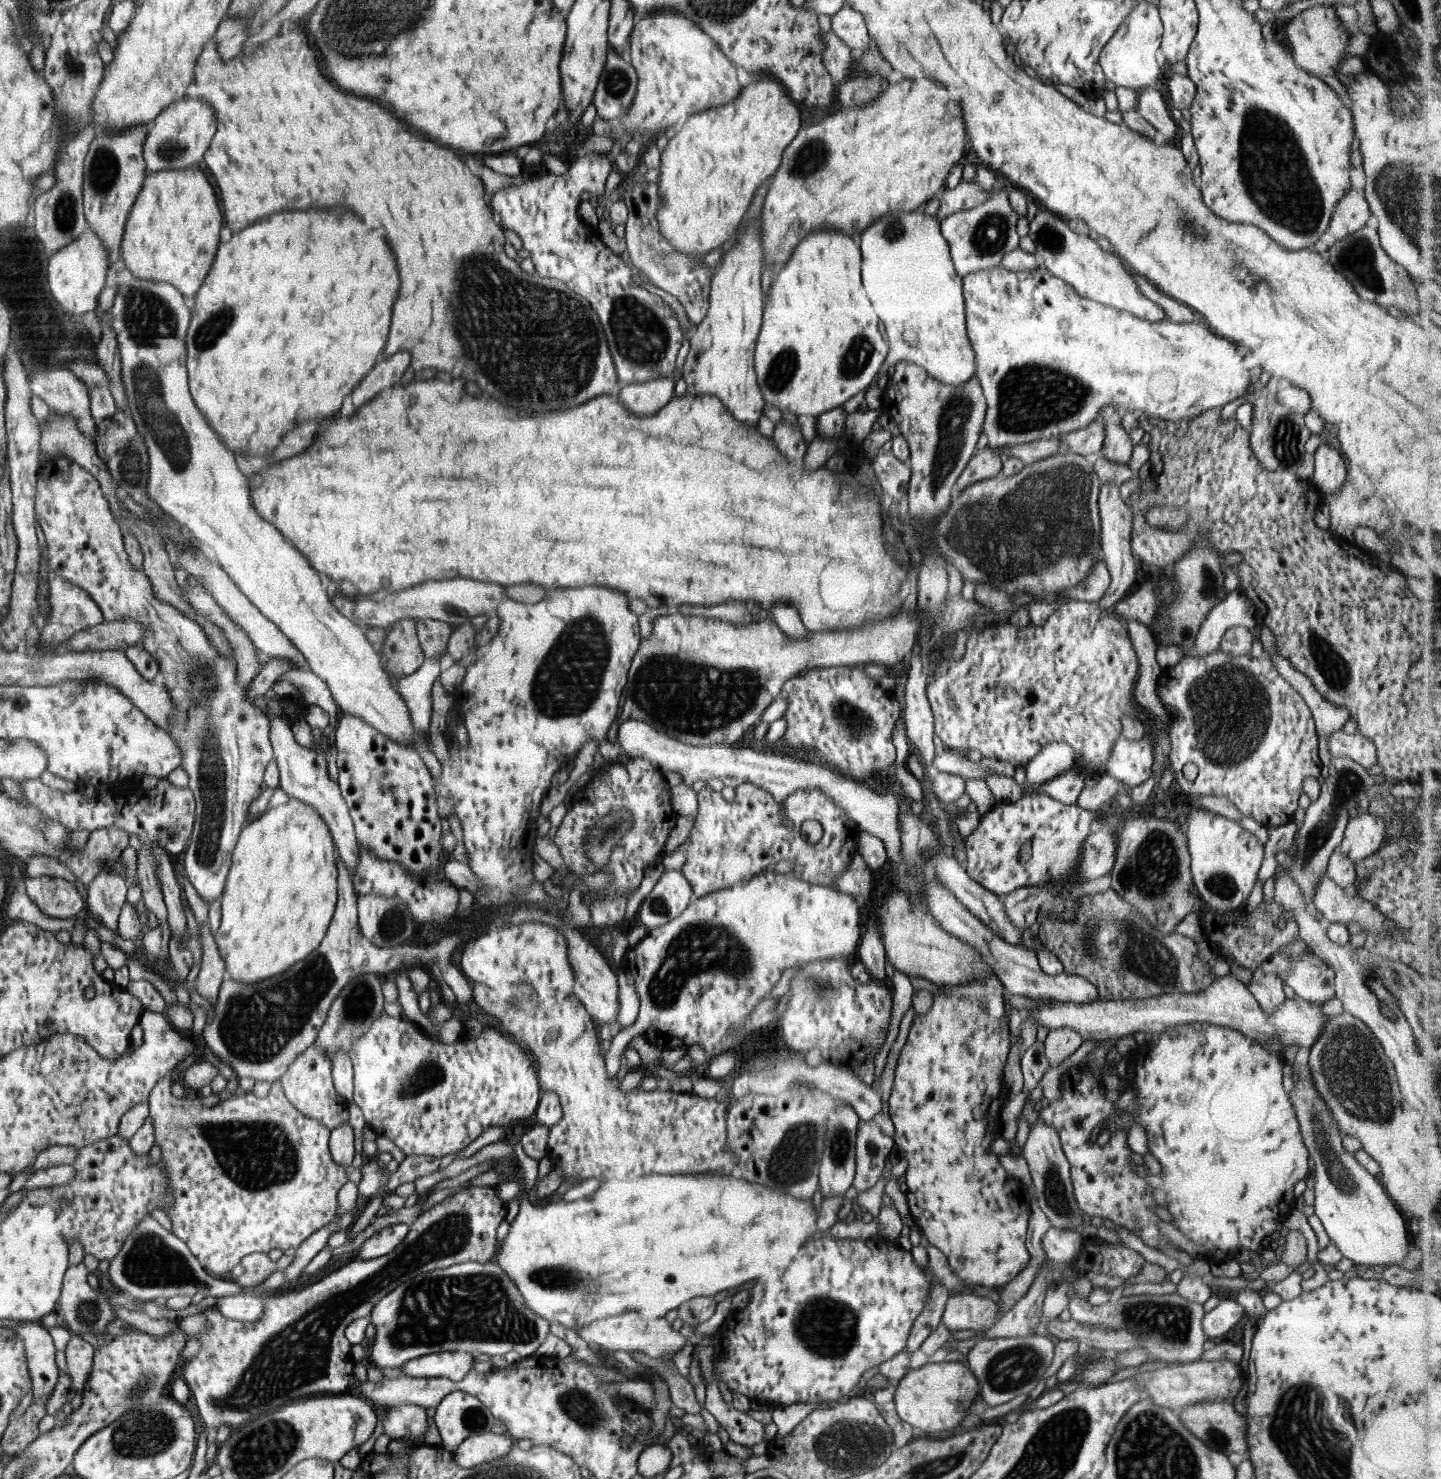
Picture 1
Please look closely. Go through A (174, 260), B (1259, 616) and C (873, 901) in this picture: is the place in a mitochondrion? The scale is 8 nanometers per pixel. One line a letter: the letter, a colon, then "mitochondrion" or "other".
A: other
B: other
C: other

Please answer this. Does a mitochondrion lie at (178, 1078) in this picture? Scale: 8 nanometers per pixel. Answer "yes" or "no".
no

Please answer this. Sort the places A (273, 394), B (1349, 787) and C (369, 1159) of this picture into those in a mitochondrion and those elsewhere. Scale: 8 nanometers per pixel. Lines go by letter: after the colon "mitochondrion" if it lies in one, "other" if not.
A: other
B: mitochondrion
C: other

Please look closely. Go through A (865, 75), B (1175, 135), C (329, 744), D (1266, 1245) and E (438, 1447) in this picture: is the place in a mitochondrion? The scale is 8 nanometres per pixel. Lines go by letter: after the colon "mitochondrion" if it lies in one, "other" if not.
A: mitochondrion
B: other
C: other
D: other
E: other

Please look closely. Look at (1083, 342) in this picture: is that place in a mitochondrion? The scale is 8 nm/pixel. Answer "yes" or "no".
no

